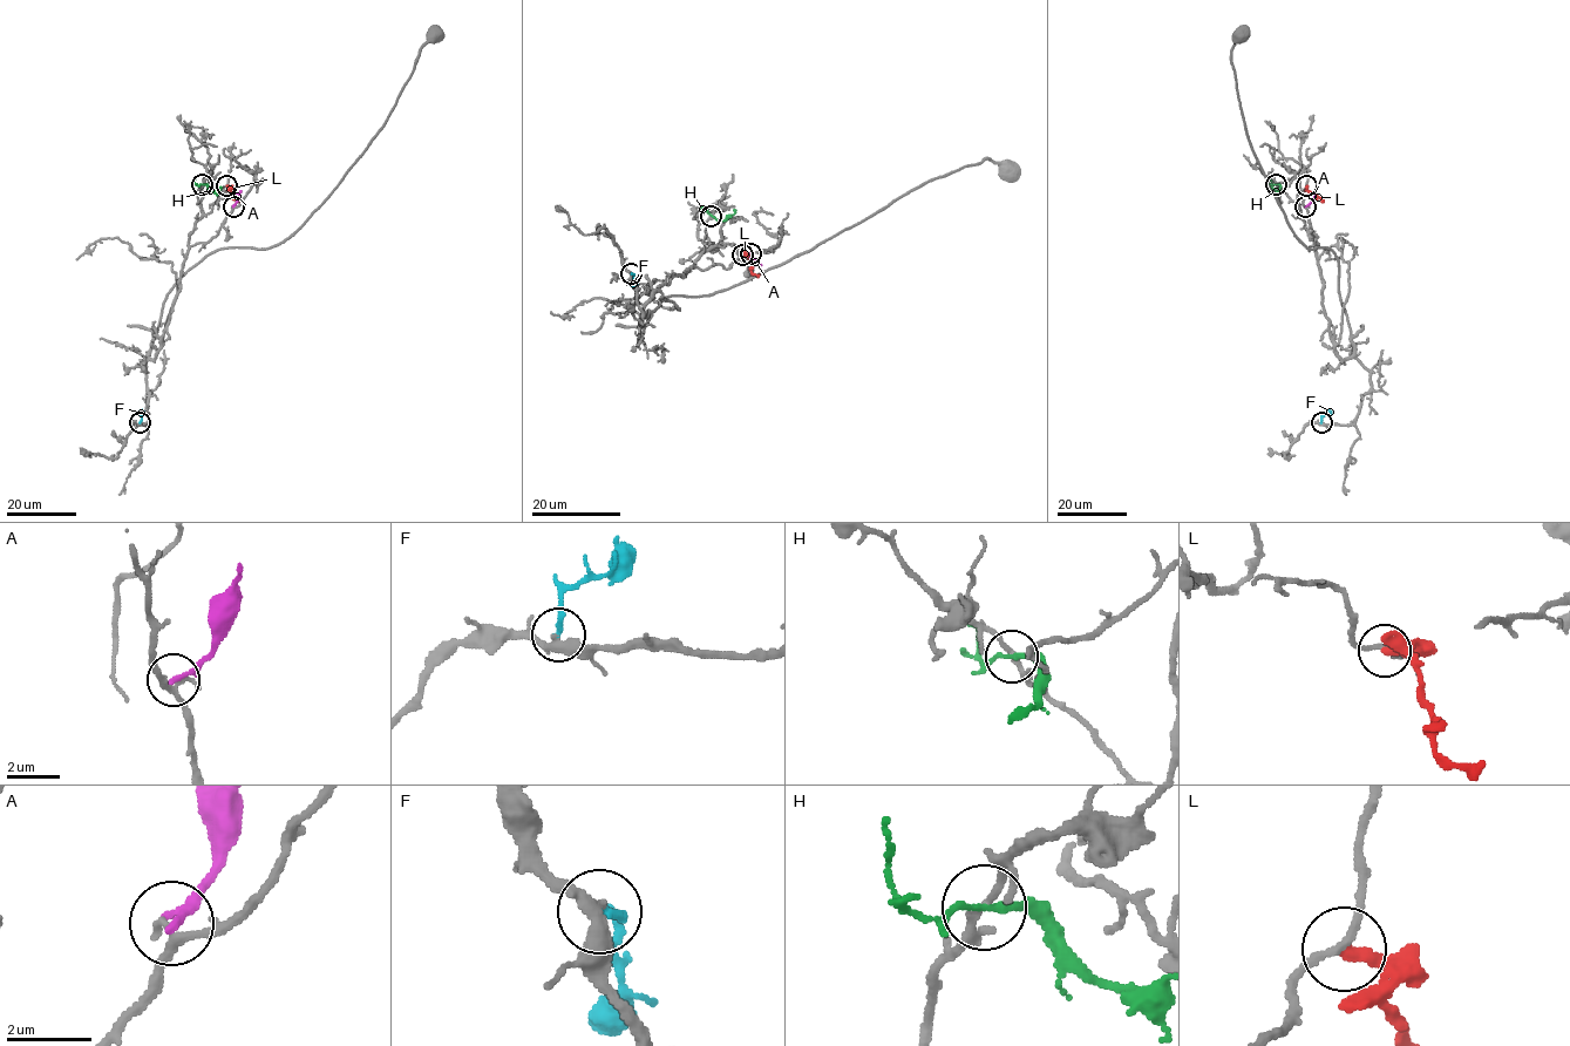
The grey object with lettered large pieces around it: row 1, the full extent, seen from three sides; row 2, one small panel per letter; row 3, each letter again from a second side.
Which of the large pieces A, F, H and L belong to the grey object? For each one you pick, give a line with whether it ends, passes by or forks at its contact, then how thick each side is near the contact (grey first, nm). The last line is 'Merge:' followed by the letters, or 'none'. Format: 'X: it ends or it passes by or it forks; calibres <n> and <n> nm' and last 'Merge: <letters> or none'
F: it ends; calibres 340 and 220 nm
Merge: F

